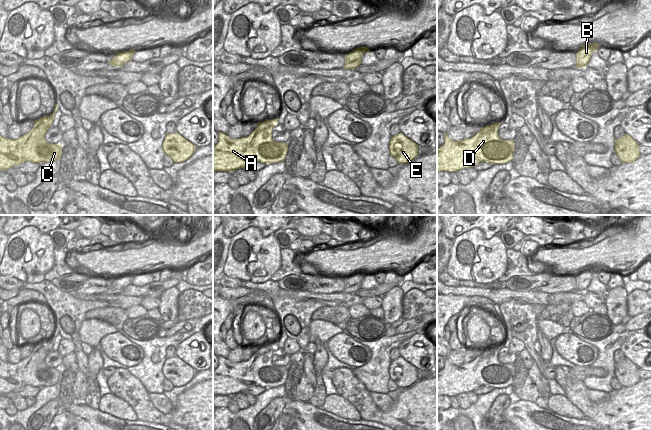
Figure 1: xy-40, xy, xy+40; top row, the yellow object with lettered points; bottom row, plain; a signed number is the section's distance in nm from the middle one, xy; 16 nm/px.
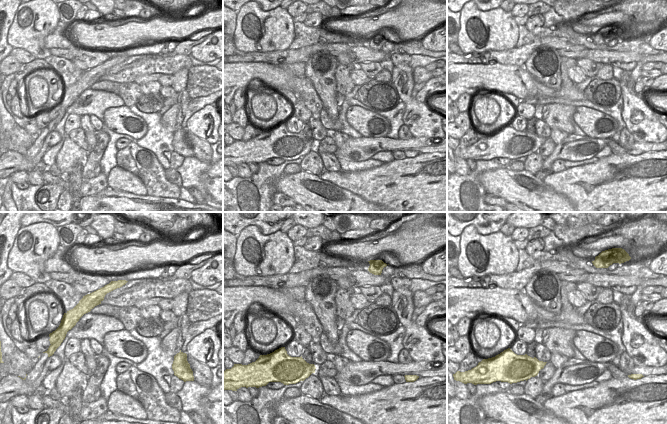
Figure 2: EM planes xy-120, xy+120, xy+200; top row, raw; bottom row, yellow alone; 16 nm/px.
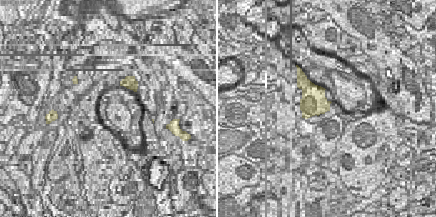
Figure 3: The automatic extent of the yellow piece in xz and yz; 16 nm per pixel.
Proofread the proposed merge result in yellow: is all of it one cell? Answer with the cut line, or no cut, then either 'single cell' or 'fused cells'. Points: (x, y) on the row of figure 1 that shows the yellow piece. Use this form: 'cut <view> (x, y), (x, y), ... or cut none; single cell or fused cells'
cut xy-40 (39, 119), (44, 126), (49, 127); fused cells

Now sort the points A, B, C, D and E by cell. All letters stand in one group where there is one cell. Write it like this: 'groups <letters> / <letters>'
groups A C D E / B

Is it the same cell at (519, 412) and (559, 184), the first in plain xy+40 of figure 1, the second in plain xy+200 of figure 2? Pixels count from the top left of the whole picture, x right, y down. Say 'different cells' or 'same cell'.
different cells

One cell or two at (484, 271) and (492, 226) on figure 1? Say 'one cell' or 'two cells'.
two cells

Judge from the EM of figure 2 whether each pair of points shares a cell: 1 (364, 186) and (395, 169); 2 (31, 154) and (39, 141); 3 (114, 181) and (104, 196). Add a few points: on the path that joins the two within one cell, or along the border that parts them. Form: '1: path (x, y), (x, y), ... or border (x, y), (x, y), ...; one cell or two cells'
1: path (372, 185), (379, 185), (387, 177); one cell
2: path (34, 151), (39, 144); one cell
3: border (107, 186), (133, 193); two cells

